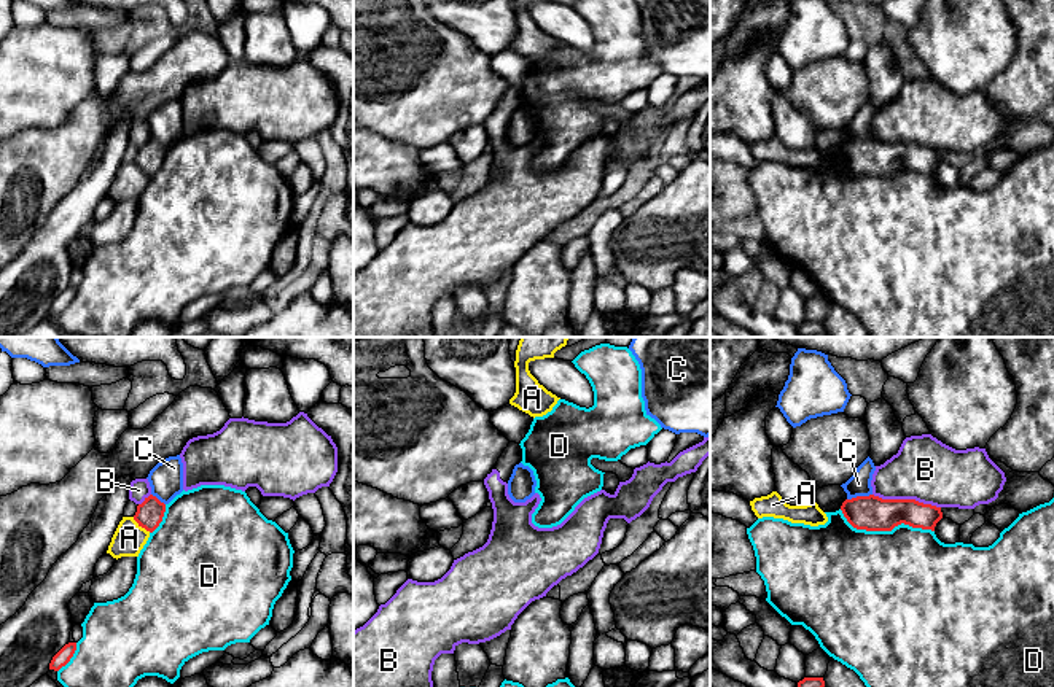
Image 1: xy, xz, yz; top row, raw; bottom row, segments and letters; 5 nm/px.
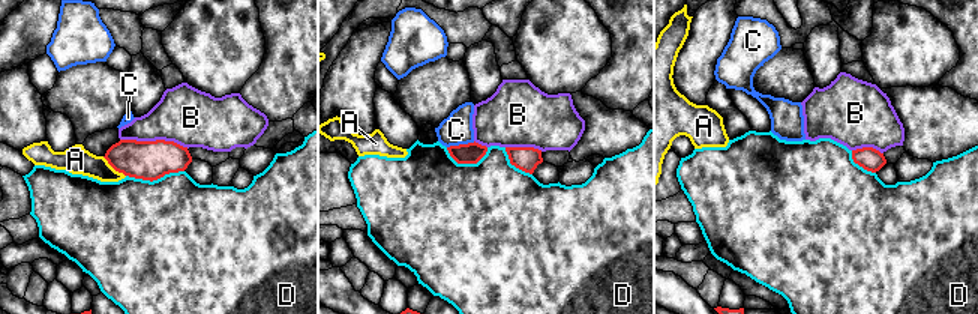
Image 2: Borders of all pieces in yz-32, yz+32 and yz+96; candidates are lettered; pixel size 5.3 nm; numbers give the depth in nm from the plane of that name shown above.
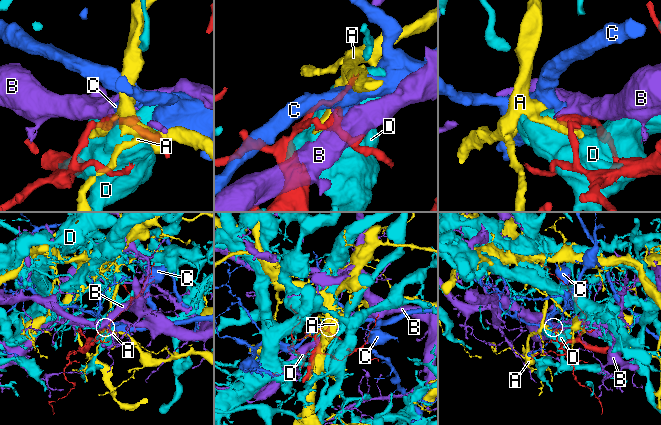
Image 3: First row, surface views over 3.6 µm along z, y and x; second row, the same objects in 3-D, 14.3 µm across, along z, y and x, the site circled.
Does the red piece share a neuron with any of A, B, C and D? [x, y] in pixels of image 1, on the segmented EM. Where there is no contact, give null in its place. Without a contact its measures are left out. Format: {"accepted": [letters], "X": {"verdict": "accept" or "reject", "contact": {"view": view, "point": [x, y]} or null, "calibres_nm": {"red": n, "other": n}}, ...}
{"accepted": [], "A": {"verdict": "reject", "contact": {"view": "xy", "point": [142, 527]}, "calibres_nm": {"red": 140, "other": 160}}, "B": {"verdict": "reject", "contact": {"view": "yz", "point": [906, 500]}, "calibres_nm": {"red": 180, "other": 320}}, "C": {"verdict": "reject", "contact": {"view": "yz", "point": [858, 496]}, "calibres_nm": {"red": 180, "other": 110}}, "D": {"verdict": "reject", "contact": {"view": "yz", "point": [886, 530]}, "calibres_nm": {"red": 180, "other": 500}}}

